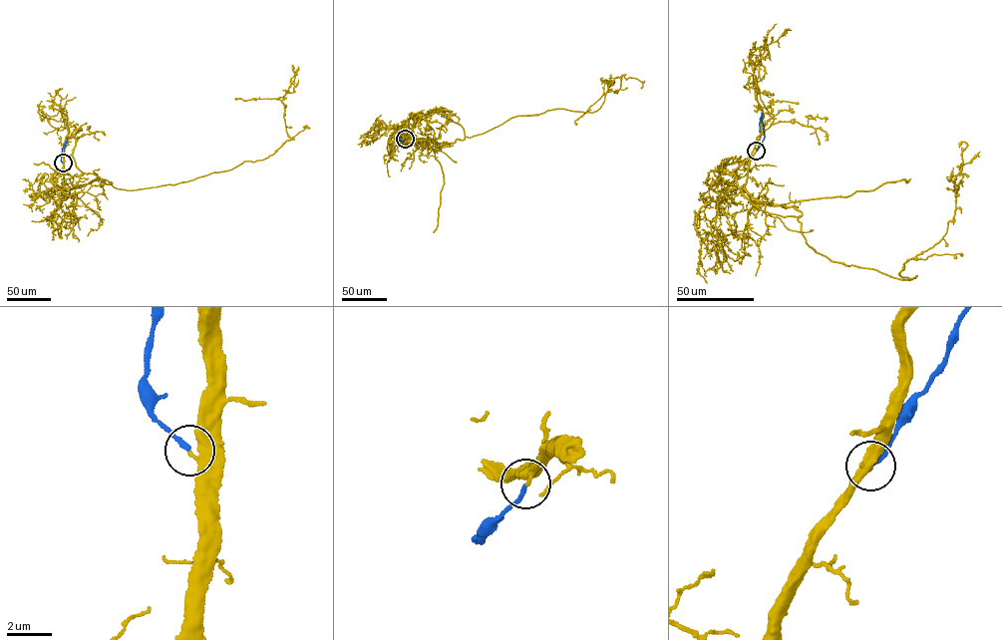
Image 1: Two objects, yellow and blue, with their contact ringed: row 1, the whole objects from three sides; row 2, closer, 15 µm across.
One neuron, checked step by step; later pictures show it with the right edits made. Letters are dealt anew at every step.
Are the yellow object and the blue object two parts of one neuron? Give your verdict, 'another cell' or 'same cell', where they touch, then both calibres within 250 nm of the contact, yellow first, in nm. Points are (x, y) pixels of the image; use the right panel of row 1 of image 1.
another cell | (756, 151) | 220/200 nm

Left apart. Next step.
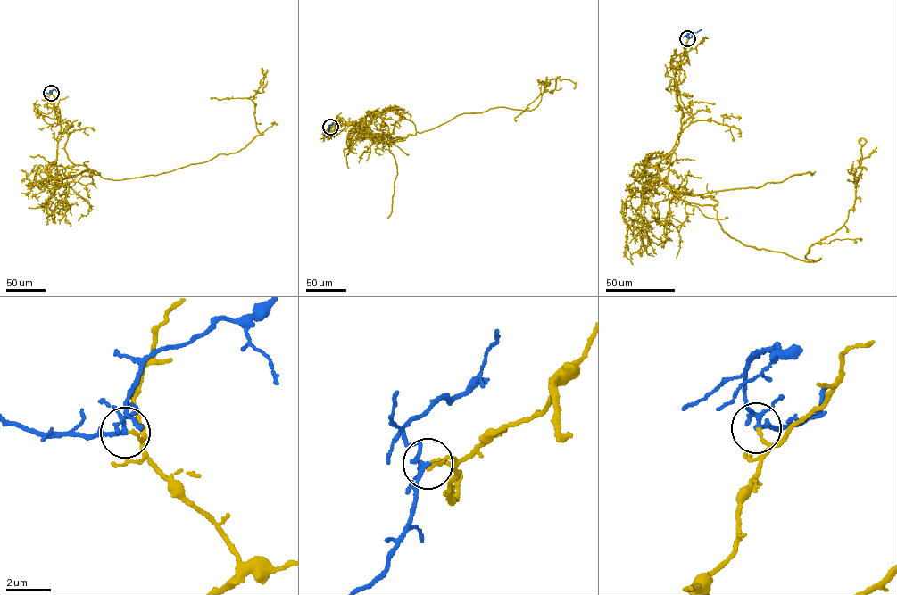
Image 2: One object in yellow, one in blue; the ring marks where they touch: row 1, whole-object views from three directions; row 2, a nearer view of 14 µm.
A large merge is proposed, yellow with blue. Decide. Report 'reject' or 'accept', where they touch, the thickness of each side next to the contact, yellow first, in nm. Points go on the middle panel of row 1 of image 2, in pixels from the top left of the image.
reject | (330, 127) | 130/160 nm

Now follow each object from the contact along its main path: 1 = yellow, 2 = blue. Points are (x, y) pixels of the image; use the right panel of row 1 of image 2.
1: (687, 37), (677, 85), (692, 120), (656, 165), (730, 237), (819, 260), (805, 255), (844, 223), (867, 169)
2: (687, 37), (701, 29)

